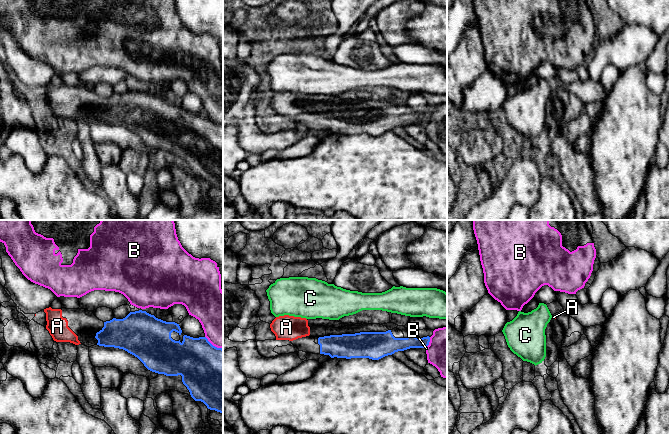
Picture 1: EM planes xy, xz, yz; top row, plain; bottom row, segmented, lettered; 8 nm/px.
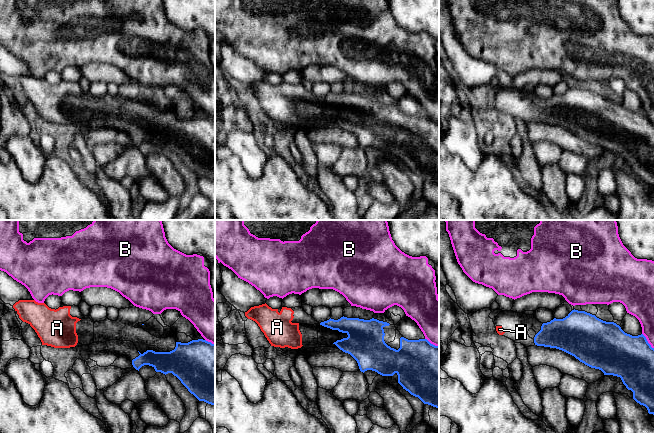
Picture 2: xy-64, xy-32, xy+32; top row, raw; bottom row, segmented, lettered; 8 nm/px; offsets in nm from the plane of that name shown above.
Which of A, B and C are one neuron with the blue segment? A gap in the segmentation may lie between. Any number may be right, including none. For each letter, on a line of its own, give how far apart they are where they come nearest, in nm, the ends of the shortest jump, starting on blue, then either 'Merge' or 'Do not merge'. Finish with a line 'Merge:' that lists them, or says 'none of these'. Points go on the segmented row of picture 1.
A: Distance 80 nm. Across: xz (318, 338), (309, 334). Merge
B: Distance 0 nm. Do not merge
C: Distance 120 nm. Across: xz (410, 331), (410, 316). Do not merge
Merge: A

